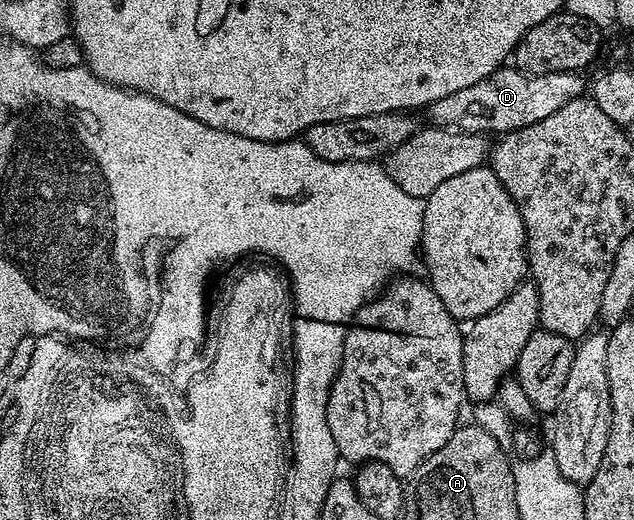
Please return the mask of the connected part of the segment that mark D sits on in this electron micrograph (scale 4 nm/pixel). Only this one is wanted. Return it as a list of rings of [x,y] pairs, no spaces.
[[[504,67],[499,69],[496,73],[490,73],[488,77],[485,79],[481,79],[481,83],[473,83],[473,87],[465,87],[465,91],[457,91],[453,95],[445,95],[445,99],[437,99],[436,101],[429,106],[429,113],[431,113],[431,117],[436,126],[439,127],[454,127],[456,129],[460,129],[462,133],[481,133],[484,135],[492,135],[491,133],[495,133],[494,135],[502,135],[505,133],[512,133],[514,129],[524,129],[525,127],[529,127],[533,123],[541,123],[541,119],[545,119],[549,115],[553,115],[553,111],[557,111],[561,107],[565,107],[565,103],[569,103],[573,99],[577,99],[578,97],[584,96],[585,93],[585,85],[583,89],[583,77],[584,74],[582,72],[577,73],[536,73],[534,75],[528,75],[518,68],[515,67]]]

